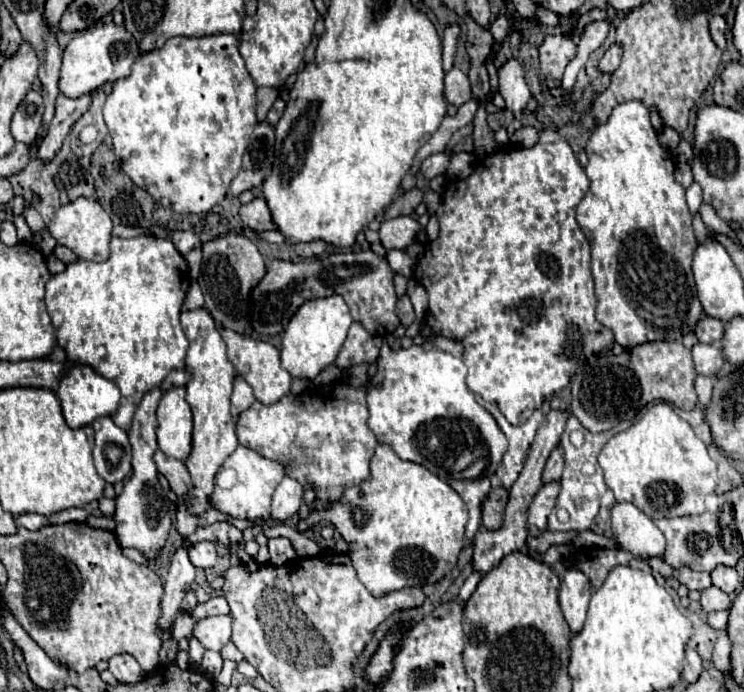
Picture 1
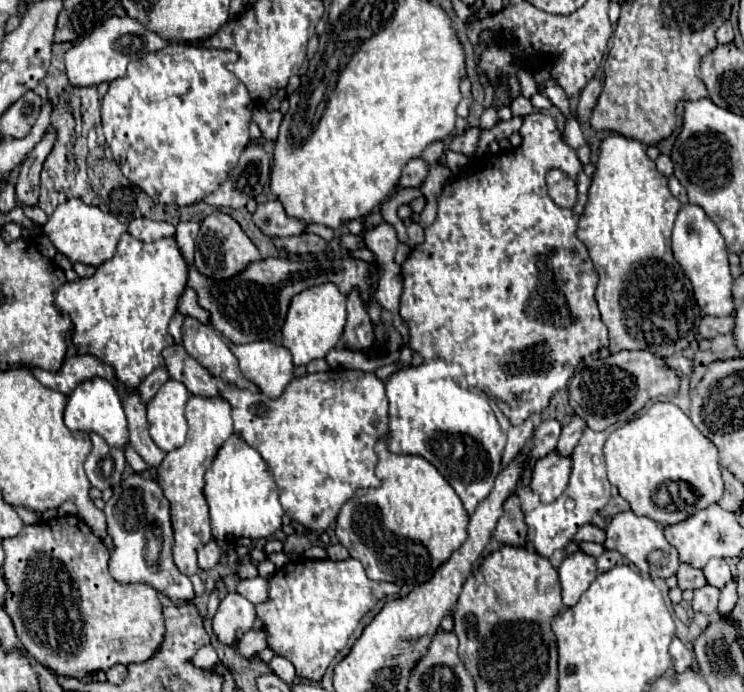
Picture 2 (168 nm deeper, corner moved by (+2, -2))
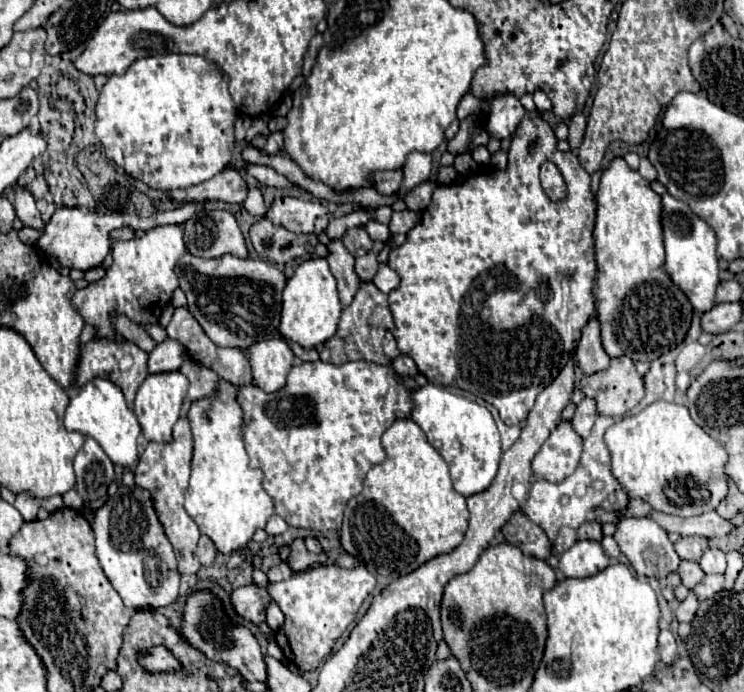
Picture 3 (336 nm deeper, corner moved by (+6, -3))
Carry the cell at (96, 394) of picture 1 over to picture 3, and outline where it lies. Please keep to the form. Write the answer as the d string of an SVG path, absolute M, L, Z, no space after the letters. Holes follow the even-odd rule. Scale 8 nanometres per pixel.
M93 379L71 397L65 411L65 429L93 437L115 465L133 467L137 461L137 437L141 435L141 425L135 413L127 407L121 389L109 379Z

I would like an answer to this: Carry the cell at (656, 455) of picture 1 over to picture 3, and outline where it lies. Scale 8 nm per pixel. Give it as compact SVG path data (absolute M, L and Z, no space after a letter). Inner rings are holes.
M667 401L651 403L641 413L613 423L605 433L605 443L611 451L613 475L627 489L627 495L645 499L657 511L679 517L695 517L713 511L723 501L723 497L727 497L727 451L699 425L695 425L685 405Z

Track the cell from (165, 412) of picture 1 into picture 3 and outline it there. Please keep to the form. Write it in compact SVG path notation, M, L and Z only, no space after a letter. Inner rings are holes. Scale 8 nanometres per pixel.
M179 371L149 373L145 377L145 381L137 389L133 411L135 411L135 415L143 427L143 437L147 441L159 441L159 443L171 441L171 429L179 419L179 411L181 411L185 395L187 395L187 389L189 389L189 381Z

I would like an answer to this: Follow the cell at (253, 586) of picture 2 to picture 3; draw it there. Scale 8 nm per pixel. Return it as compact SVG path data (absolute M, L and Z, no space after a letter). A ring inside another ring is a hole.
M273 603L273 605L267 609L267 625L269 625L273 631L277 631L277 629L283 625L283 621L285 621L283 611L279 609L277 603Z

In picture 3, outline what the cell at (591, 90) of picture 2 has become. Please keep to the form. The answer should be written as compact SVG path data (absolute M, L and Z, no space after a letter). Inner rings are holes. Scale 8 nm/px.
M575 113L575 115L571 117L571 123L569 123L569 139L567 139L567 141L569 141L569 145L571 145L573 151L579 149L579 145L581 145L581 141L583 141L585 125L587 125L587 119L585 119L583 113Z

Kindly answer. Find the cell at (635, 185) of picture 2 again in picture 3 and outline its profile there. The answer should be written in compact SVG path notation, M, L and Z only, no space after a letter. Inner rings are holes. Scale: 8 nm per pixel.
M613 159L609 169L601 175L597 191L597 219L593 229L595 259L597 259L597 319L601 323L603 349L609 357L627 355L633 361L653 361L663 353L675 349L693 317L693 307L683 291L667 277L663 269L663 229L661 229L661 199L637 171L631 171L623 159Z

